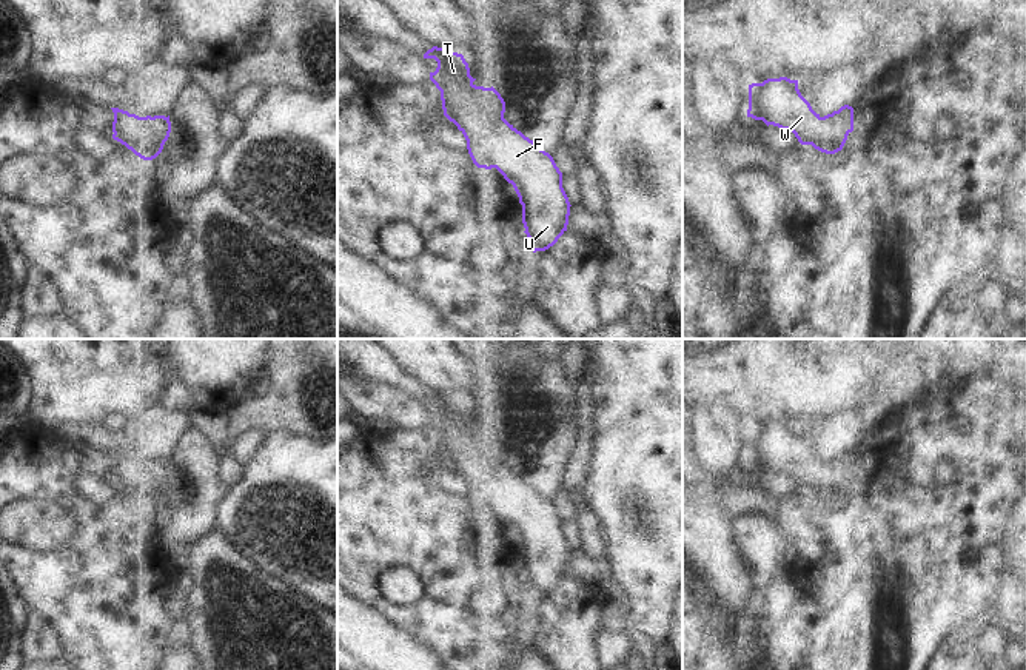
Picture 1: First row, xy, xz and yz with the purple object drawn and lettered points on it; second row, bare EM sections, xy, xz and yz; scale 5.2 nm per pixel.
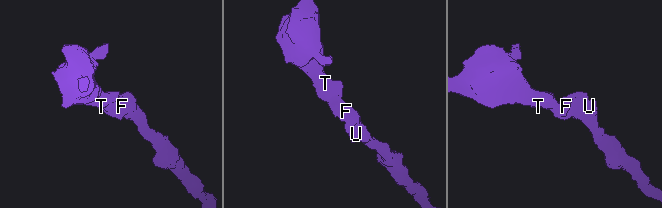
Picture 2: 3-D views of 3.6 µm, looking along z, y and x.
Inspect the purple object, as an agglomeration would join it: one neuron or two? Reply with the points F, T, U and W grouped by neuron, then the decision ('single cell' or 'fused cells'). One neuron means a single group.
groups F T U W; single cell

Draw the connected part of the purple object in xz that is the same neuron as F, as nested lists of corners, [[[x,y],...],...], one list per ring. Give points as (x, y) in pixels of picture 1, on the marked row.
[[[433,46],[424,59],[434,59],[438,68],[430,80],[441,91],[444,116],[453,122],[467,140],[467,149],[478,168],[496,168],[513,185],[522,205],[522,223],[531,251],[545,251],[567,231],[570,202],[562,188],[562,173],[553,157],[541,149],[504,119],[505,102],[491,86],[476,86],[462,54]]]

